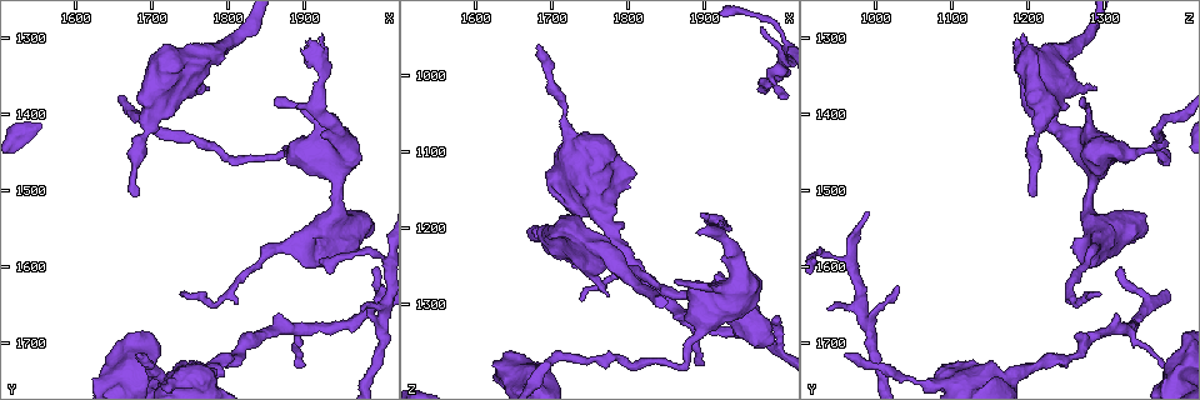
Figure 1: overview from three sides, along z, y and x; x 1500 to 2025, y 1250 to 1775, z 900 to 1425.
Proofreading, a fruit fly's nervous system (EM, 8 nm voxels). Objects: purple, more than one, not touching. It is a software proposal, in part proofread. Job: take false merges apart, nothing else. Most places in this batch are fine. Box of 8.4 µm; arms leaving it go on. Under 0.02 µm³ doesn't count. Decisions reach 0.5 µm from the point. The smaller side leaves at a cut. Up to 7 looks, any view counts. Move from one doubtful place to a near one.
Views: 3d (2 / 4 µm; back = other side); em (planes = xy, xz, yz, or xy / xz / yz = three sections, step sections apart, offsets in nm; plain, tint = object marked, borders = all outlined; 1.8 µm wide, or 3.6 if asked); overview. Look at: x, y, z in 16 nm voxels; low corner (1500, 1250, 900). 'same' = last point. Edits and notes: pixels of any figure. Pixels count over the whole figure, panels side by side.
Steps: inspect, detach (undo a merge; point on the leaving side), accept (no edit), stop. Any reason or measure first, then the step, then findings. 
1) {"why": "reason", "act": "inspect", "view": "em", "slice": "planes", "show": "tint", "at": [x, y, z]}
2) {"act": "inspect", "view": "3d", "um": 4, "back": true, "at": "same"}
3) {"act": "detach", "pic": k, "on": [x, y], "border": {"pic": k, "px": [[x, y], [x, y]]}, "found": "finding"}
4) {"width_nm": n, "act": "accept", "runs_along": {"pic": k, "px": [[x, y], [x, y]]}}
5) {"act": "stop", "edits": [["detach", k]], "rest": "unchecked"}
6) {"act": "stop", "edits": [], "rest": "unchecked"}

{"why": "abrupt turn", "act": "inspect", "view": "3d", "um": 2, "at": [1750, 1335, 1225]}

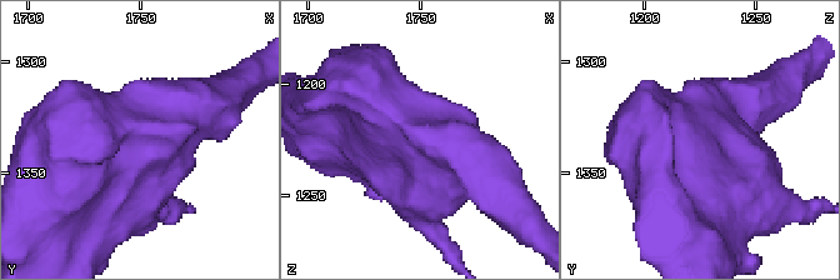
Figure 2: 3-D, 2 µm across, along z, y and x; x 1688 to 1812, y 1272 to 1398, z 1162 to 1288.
{"act": "inspect", "view": "em", "slice": "planes", "show": "tint", "at": [1747, 1338, 1225]}

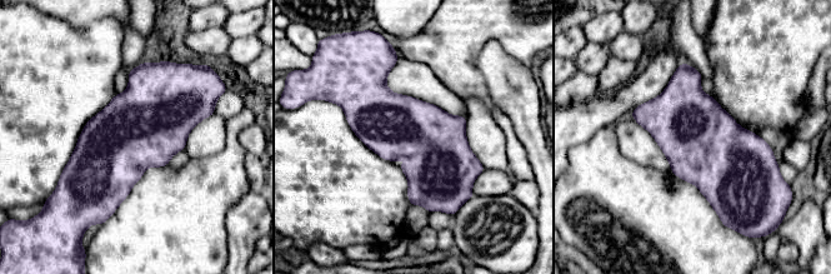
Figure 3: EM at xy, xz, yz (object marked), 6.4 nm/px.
{"act": "accept", "found": "one neuron here"}

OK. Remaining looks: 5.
{"why": "sudden change in width", "act": "inspect", "view": "em", "slice": "planes", "show": "tint", "at": [1920, 1360, 1195]}

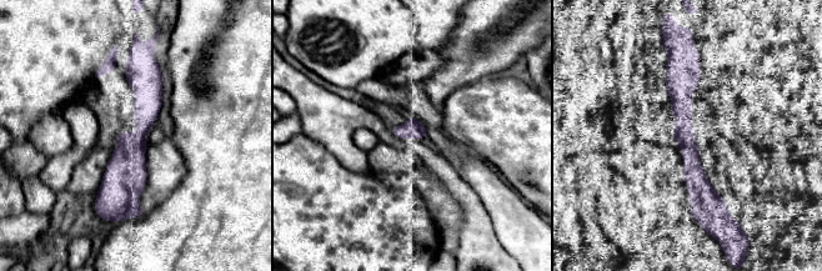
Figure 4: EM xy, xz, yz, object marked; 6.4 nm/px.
{"act": "accept", "found": "one neuron here"}

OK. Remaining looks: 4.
{"why": "calibre changes", "act": "inspect", "view": "em", "um": 3.6, "slice": "xy", "step": 4, "show": "tint", "at": [1770, 1740, 1190]}

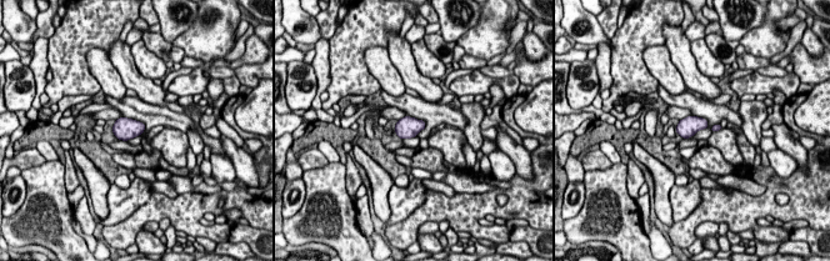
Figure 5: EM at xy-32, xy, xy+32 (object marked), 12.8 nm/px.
{"act": "inspect", "view": "em", "um": 3.6, "slice": "planes", "show": "tint", "at": "same"}

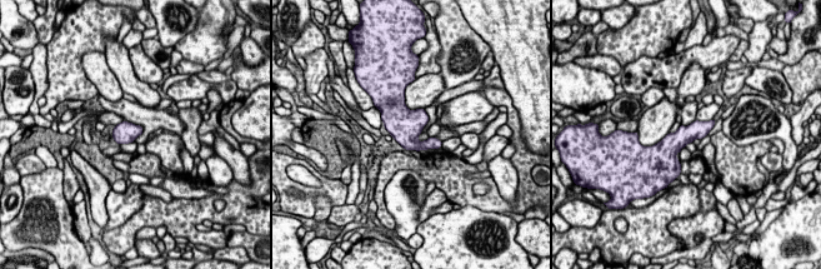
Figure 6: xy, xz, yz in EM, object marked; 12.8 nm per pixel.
{"width_nm": 240, "act": "accept", "runs_along": {"pic": 6, "px": [[710, 124], [669, 147], [657, 147]]}, "found": "one neuron here"}

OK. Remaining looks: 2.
{"act": "stop", "edits": [], "rest": "unchecked"}

